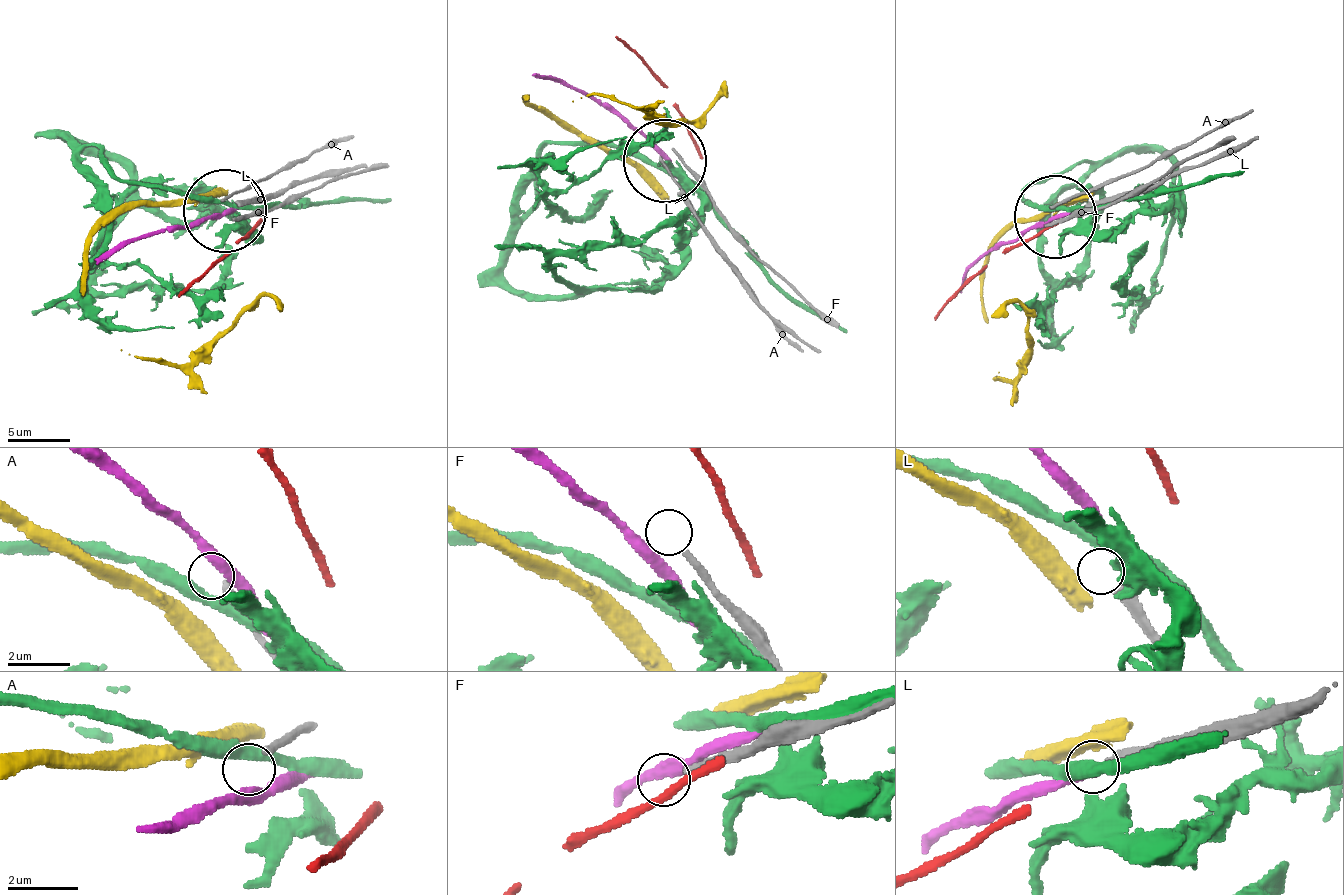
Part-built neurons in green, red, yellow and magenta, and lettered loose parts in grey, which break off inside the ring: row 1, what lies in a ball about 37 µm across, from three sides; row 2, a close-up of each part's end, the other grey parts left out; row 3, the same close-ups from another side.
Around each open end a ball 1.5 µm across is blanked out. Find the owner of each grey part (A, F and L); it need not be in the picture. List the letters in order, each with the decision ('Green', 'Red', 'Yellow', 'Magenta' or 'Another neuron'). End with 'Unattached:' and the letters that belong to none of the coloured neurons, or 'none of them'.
A: Another neuron
F: Another neuron
L: Another neuron
Unattached: A, F, L

